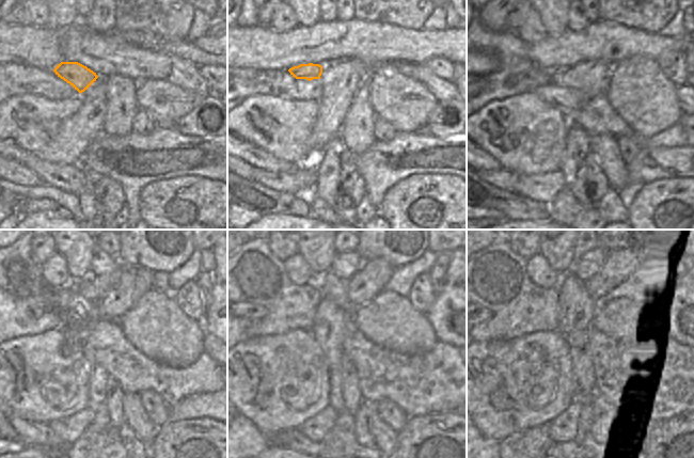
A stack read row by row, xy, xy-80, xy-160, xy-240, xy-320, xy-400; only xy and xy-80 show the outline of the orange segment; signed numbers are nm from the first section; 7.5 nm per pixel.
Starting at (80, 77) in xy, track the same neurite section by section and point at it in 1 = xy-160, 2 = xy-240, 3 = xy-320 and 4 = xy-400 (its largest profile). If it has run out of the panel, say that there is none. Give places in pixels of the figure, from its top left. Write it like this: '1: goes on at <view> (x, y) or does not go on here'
1: goes on at xy-160 (529, 81)
2: goes on at xy-240 (50, 320)
3: goes on at xy-320 (249, 311)
4: goes on at xy-400 (488, 313)

